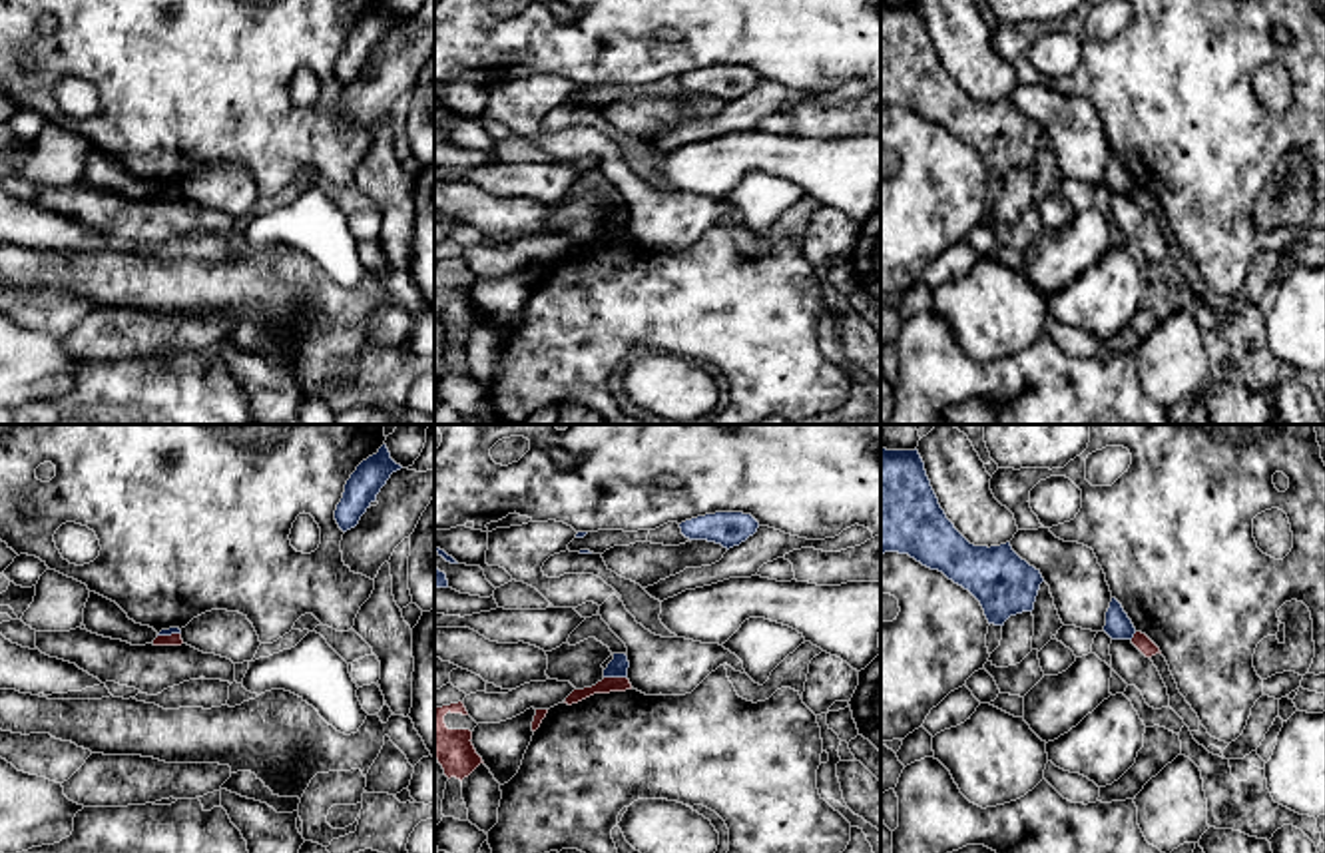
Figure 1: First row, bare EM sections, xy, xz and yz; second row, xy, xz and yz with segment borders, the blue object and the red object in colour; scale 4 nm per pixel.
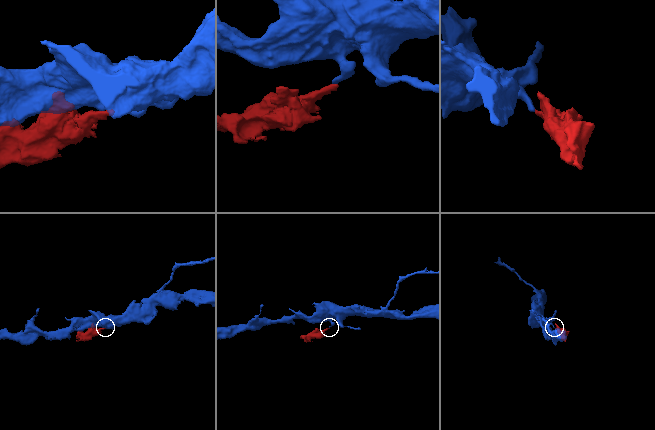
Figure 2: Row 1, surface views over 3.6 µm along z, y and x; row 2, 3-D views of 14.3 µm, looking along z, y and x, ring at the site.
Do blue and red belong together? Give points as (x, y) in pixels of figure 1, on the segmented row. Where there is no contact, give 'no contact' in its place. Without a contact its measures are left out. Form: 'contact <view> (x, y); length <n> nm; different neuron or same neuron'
contact xz (616, 676); length 100 nm; different neuron

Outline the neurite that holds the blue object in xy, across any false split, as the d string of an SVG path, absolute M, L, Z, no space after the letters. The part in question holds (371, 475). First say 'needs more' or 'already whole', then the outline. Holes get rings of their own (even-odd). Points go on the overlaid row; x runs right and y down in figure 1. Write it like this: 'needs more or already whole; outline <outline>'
already whole; outline M387 444L377 454L363 460L345 484L345 492L335 510L335 520L343 532L355 528L393 472L402 466L391 458Z

